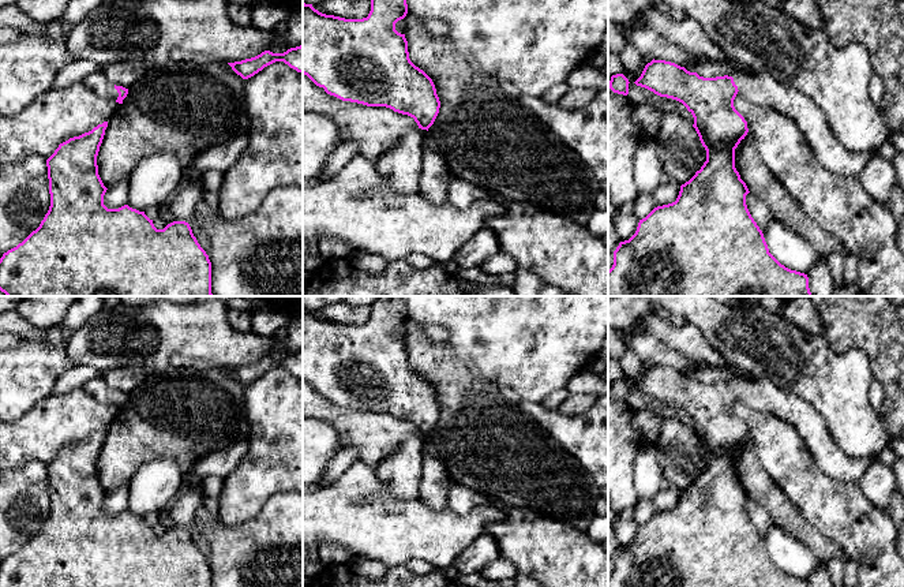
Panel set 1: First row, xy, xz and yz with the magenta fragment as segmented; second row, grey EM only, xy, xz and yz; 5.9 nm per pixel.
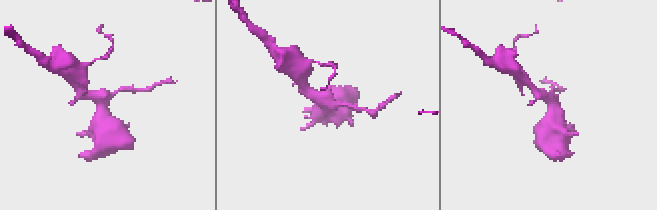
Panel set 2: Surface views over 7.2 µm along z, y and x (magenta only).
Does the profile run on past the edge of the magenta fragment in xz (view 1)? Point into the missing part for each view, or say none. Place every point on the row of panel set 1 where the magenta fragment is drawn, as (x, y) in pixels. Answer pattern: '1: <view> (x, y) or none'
1: xz (401, 165)

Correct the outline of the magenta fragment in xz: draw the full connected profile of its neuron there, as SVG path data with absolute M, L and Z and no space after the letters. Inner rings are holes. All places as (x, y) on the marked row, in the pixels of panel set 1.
M371 0L371 11L363 19L326 15L303 3L303 74L342 101L386 106L417 123L417 128L376 161L378 172L402 195L420 190L423 141L440 108L432 79L410 61L405 34L395 30L395 23L406 14L406 0Z

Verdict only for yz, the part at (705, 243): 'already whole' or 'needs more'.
needs more

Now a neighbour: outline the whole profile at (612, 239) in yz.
M608 192L608 254L614 254L616 247L619 246L619 240L615 232L615 207L611 202L611 197Z

